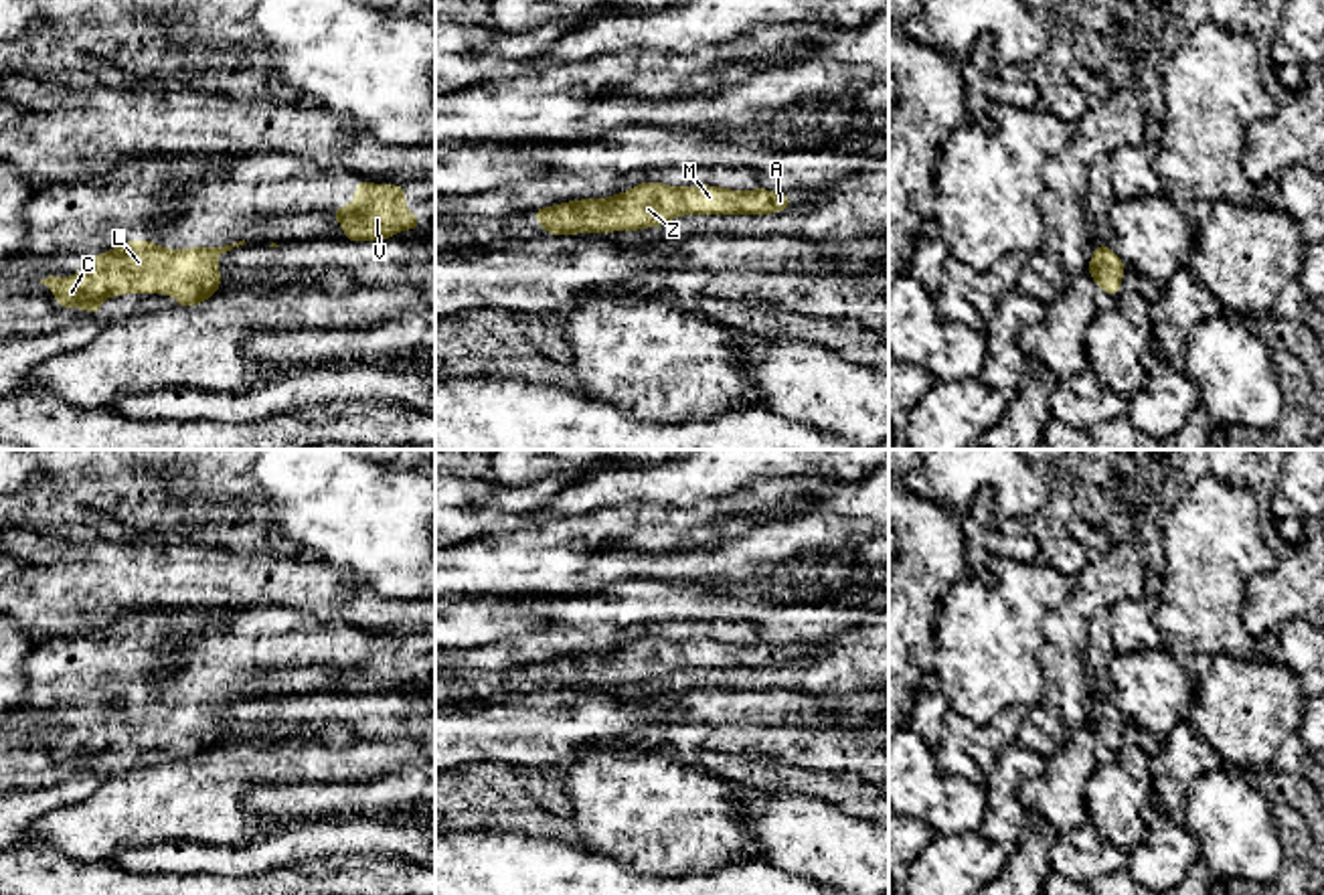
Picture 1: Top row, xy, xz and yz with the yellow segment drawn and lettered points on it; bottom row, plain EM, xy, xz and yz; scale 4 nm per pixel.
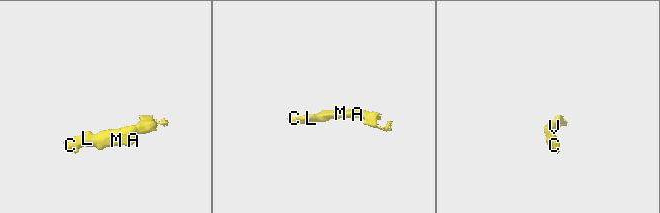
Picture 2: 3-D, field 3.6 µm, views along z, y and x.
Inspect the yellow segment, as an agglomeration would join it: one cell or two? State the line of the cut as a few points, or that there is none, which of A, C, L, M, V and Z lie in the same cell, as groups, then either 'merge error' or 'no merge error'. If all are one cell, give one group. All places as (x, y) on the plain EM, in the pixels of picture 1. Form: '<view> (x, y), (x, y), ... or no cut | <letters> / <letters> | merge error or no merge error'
no cut | A C L M V Z | no merge error

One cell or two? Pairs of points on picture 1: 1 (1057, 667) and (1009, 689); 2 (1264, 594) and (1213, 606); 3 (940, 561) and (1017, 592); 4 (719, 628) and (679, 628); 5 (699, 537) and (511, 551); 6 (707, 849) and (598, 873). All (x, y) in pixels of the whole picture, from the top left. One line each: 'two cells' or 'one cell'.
1: two cells
2: two cells
3: two cells
4: one cell
5: two cells
6: two cells

